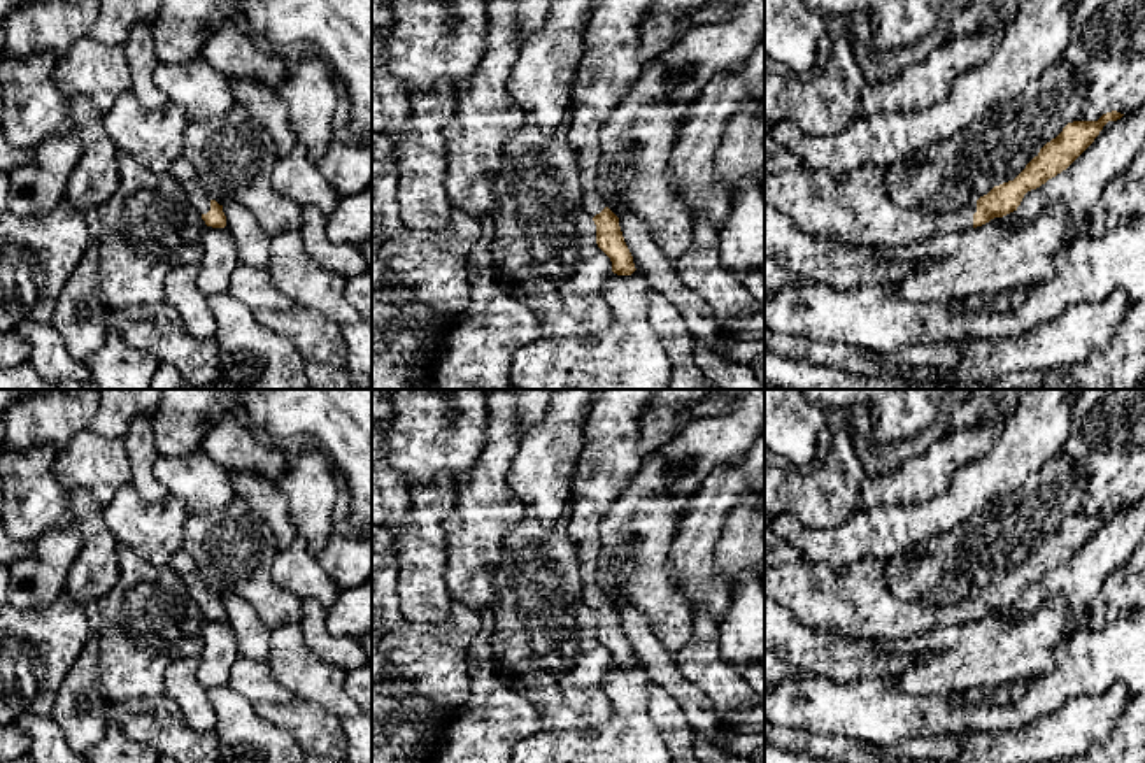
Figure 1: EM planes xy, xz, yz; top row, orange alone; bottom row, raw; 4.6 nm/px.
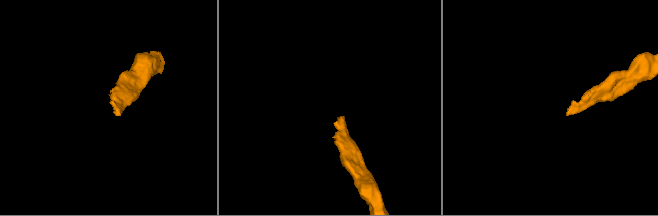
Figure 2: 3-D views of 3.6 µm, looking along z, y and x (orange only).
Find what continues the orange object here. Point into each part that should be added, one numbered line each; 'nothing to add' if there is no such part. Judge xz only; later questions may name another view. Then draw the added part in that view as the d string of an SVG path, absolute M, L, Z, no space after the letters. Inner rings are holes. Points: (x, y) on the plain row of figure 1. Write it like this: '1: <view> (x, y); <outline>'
1: xz (609, 462); M596 389L584 423L584 446L570 482L566 531L577 546L582 600L589 610L607 596L598 588L601 521L638 475L640 417L656 389Z

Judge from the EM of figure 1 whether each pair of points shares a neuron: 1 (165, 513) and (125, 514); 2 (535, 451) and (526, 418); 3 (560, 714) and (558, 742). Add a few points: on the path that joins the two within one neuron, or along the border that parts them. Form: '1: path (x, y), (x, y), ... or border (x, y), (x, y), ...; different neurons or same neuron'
1: path (155, 514), (135, 514); same neuron
2: border (547, 407), (546, 414), (519, 441); different neurons
3: border (598, 723), (588, 728), (542, 730); different neurons

